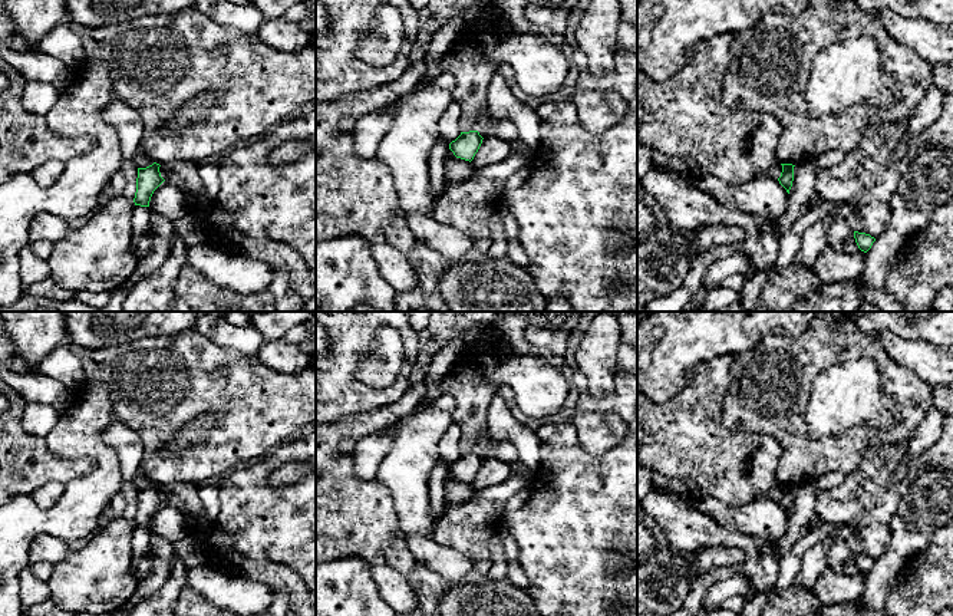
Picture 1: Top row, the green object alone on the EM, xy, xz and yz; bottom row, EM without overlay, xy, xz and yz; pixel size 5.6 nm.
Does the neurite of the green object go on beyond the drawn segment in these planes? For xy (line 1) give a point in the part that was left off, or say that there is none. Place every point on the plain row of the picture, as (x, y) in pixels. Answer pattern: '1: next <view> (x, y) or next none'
1: next none

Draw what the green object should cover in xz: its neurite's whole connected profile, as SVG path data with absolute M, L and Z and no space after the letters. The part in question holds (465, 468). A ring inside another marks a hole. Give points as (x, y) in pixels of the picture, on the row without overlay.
M478 452L461 454L461 457L449 465L449 471L456 480L471 484L478 474L482 461L484 459Z

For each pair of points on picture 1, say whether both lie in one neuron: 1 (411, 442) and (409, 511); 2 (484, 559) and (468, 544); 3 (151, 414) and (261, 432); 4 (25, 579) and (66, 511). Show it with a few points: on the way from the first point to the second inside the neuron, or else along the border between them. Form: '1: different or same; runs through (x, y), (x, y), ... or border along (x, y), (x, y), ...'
1: same; runs through (411, 460), (409, 494)
2: same; runs through (480, 554), (472, 547)
3: same; runs through (178, 402), (231, 402), (234, 405)
4: different; border along (29, 566), (19, 576), (20, 600)

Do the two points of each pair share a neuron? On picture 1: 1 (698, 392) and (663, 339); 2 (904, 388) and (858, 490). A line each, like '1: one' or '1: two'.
1: two
2: two

